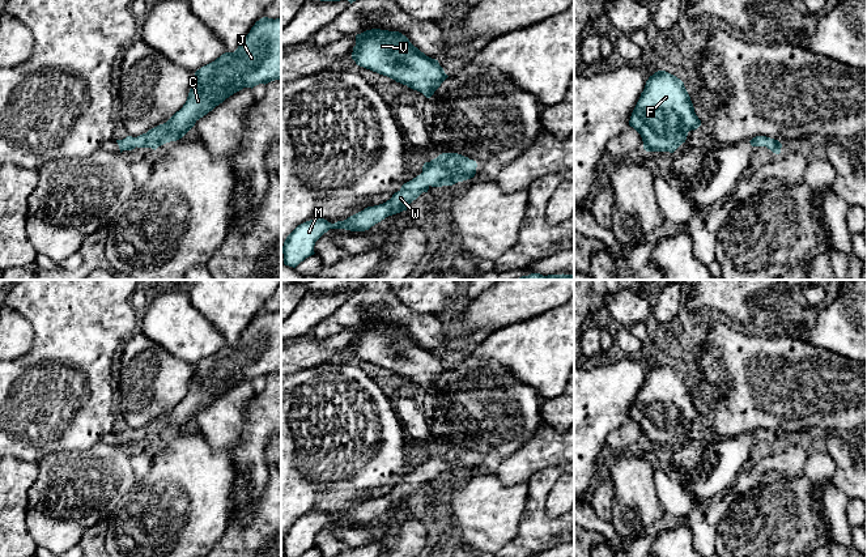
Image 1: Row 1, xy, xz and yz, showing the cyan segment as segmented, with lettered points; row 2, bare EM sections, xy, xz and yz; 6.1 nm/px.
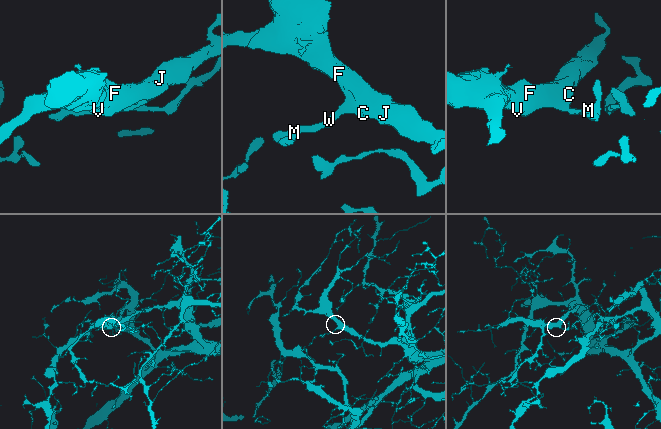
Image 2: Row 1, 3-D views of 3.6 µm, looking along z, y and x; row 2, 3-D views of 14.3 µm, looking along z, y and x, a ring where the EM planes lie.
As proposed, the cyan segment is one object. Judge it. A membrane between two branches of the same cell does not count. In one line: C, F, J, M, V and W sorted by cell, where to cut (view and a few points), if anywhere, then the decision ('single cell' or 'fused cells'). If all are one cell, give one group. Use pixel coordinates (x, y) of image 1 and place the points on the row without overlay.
C F J M V W | no cut | single cell

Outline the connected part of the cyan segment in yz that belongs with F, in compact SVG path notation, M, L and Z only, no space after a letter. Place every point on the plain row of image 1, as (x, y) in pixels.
M658 363L646 374L629 418L642 430L646 445L673 446L688 425L701 418L684 375Z

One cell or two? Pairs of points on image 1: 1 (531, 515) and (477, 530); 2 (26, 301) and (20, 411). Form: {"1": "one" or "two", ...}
{"1": "two", "2": "one"}

